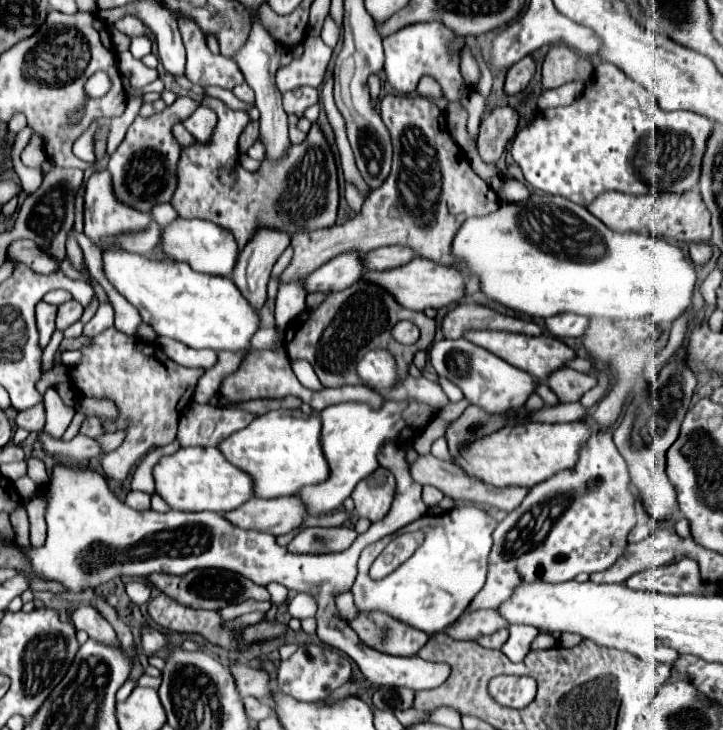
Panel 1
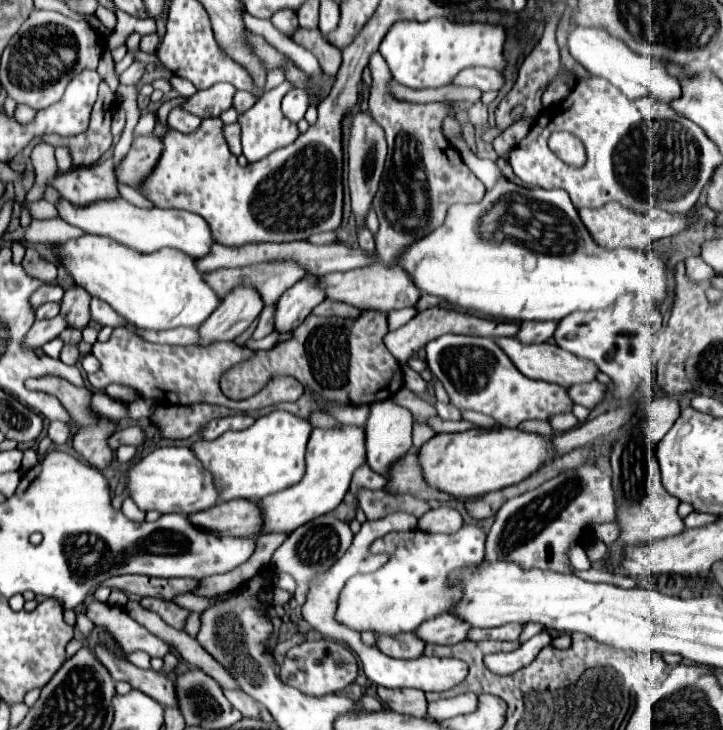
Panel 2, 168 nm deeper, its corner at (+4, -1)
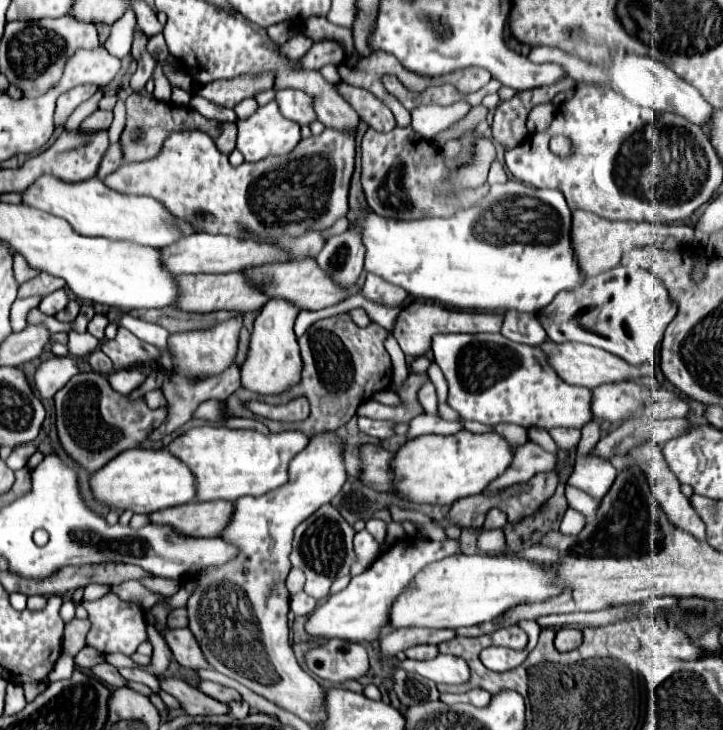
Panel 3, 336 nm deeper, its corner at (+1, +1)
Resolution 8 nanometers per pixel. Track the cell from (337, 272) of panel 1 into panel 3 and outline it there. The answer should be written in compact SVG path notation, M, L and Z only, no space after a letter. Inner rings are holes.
M281 298L269 300L259 316L255 318L255 328L251 334L247 360L241 366L241 386L265 396L271 394L281 394L289 390L293 384L301 380L301 352L297 346L297 336L293 332L293 324L297 318L299 310Z

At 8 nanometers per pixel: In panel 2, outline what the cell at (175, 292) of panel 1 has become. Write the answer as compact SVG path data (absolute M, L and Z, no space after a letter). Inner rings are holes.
M86 234L54 248L72 280L84 286L90 296L108 302L120 316L144 330L172 330L178 326L198 328L220 306L220 296L198 272L196 258L174 248L142 254L116 240Z

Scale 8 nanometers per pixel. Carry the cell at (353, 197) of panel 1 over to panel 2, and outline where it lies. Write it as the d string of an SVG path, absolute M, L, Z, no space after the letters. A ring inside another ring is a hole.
M362 226L362 228L358 230L358 244L360 244L362 250L374 252L374 236L372 236L372 232L370 232L366 226Z

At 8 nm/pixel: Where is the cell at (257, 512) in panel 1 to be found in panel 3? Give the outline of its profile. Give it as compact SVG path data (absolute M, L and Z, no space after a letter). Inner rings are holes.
M189 502L185 506L173 506L169 510L159 510L149 514L151 524L167 524L177 534L191 538L211 538L217 536L229 522L233 514L233 502Z

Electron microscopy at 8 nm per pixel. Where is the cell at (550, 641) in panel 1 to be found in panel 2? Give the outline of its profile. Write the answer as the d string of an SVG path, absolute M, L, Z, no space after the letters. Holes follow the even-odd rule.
M542 630L540 634L532 636L528 642L524 642L520 648L512 650L512 652L500 652L500 654L488 654L486 656L486 666L496 672L496 674L512 674L516 670L520 670L522 666L528 666L542 648L550 646L552 638L546 630Z

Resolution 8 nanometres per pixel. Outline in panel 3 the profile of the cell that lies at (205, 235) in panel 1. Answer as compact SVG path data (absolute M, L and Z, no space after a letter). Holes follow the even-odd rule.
M49 174L39 176L37 184L21 192L21 202L33 208L59 216L83 236L107 236L113 240L133 240L143 246L163 248L179 240L177 230L171 226L169 212L149 196L127 196L107 188L99 178L85 182L61 182Z

